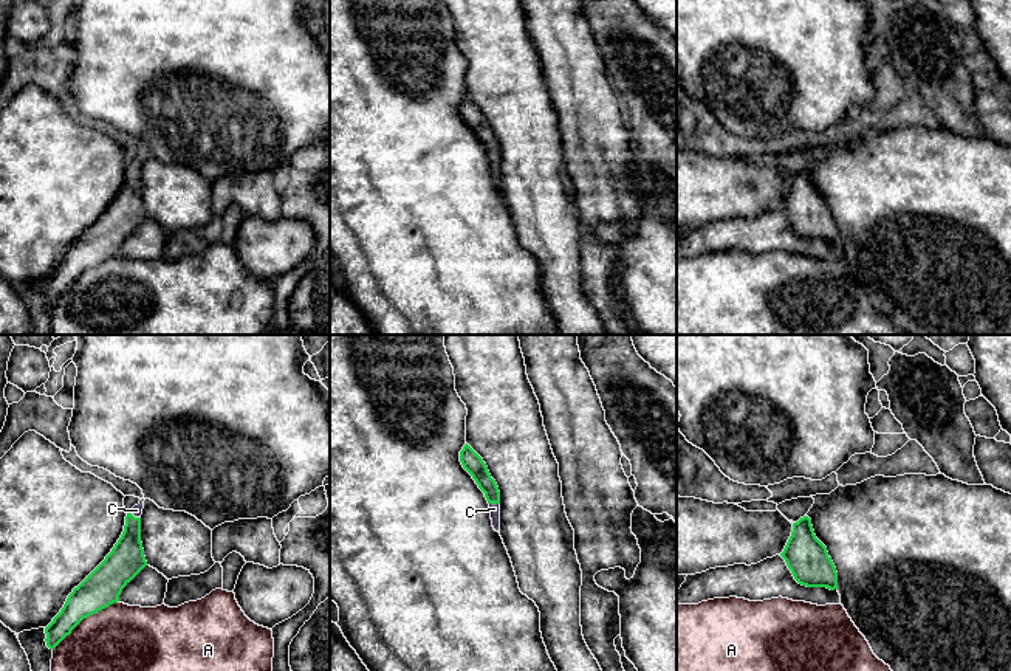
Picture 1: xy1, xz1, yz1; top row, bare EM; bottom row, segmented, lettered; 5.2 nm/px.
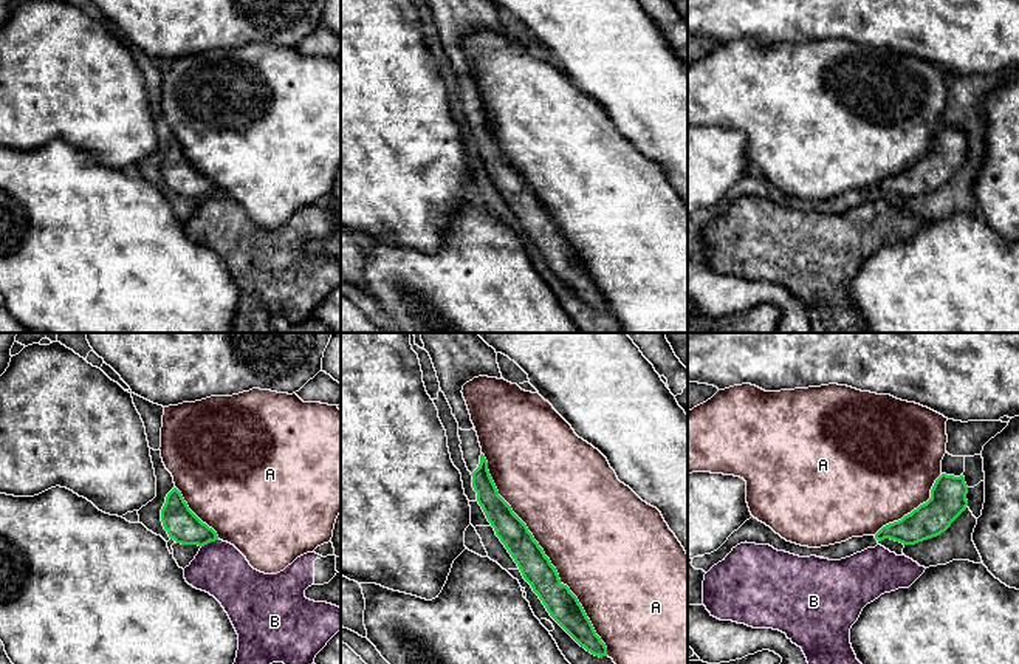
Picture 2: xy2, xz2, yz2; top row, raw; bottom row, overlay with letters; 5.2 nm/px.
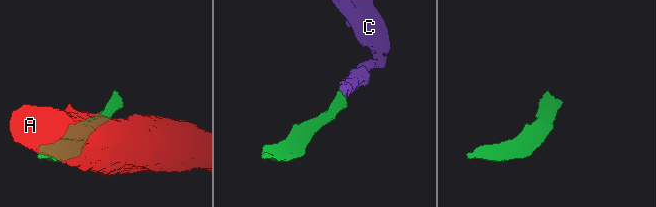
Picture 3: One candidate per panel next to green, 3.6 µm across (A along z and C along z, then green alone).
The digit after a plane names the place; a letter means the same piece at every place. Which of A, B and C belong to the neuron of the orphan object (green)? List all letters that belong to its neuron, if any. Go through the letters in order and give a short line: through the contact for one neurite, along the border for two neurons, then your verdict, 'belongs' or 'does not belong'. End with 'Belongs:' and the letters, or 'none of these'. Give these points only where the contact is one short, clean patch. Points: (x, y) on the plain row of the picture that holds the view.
A: does not belong
B: does not belong
C: line xy1 (126, 213), (133, 169), (137, 163); belongs
Belongs: C

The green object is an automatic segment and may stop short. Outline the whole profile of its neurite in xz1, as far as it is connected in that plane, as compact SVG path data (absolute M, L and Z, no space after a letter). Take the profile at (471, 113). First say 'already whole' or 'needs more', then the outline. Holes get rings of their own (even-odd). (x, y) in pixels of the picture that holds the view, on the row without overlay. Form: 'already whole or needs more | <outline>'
needs more | M466 96L460 104L463 121L472 129L489 157L492 180L500 186L500 144L483 112Z

